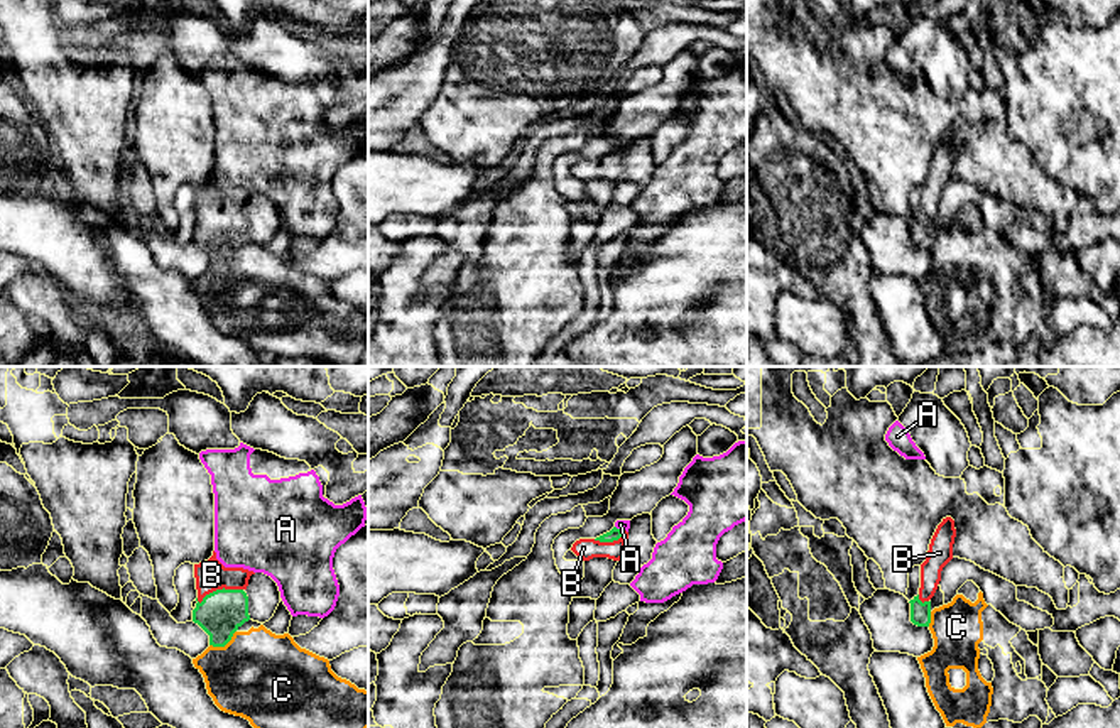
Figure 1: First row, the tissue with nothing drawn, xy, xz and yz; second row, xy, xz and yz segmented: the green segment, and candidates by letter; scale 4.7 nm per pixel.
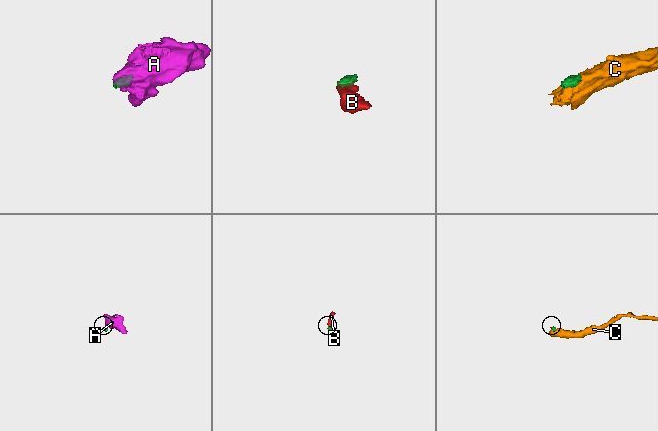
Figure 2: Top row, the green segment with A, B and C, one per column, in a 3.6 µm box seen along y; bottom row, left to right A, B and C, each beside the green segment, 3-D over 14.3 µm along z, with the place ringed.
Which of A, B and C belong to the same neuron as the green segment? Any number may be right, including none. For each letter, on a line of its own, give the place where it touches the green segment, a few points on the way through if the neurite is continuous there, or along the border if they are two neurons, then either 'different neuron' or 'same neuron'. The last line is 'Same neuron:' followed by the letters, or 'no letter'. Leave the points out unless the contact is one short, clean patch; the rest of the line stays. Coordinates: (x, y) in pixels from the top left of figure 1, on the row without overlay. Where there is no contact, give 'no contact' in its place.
A: contact xz (620, 151); border xz (615, 147), (624, 151); different neuron
B: contact xy (218, 211); way xy (220, 235), (218, 211), (212, 196); same neuron
C: contact xy (223, 267); border xy (235, 252), (223, 267), (210, 267); different neuron
Same neuron: B

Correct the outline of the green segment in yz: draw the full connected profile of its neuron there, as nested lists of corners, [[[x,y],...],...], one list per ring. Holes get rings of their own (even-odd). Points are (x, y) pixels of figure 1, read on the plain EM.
[[[951,139],[943,140],[931,160],[927,179],[921,186],[919,216],[909,223],[911,243],[917,248],[929,248],[931,245],[929,221],[934,218],[938,211],[943,189],[953,181],[954,159],[954,142]]]

